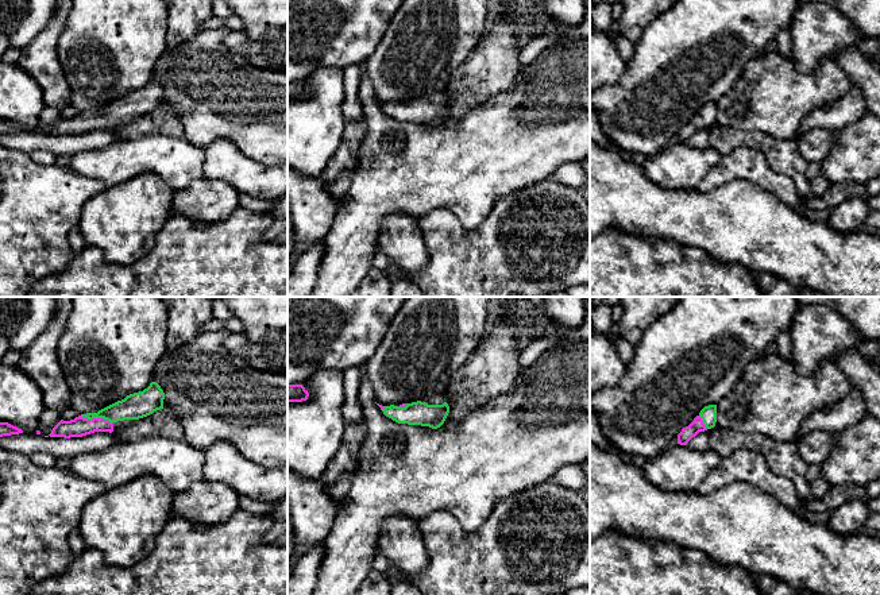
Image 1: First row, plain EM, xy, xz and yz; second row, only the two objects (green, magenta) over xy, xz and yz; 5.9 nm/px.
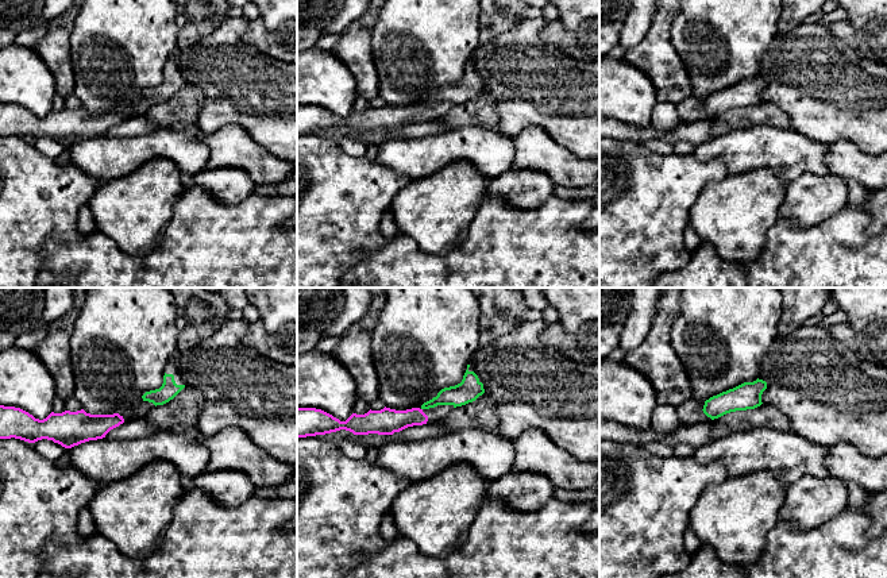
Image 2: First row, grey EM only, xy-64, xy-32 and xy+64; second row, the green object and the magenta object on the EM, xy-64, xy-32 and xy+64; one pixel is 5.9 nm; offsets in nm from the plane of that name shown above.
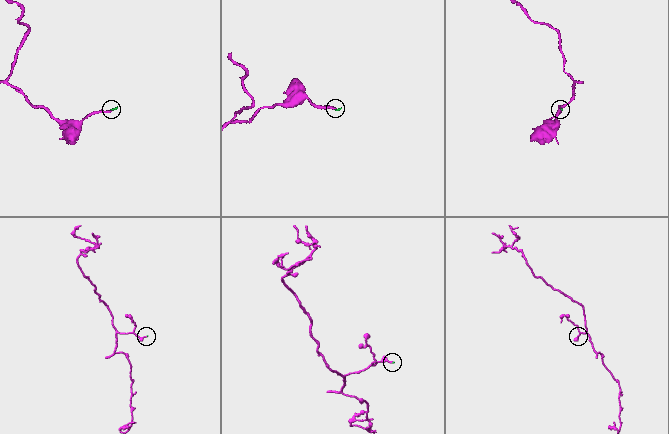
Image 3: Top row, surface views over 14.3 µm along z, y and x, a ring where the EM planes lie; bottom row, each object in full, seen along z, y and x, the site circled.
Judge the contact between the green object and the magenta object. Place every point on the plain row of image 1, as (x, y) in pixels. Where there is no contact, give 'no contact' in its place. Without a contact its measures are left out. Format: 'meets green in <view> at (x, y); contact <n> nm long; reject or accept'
meets green in xy at (96, 115); contact 200 nm long; accept

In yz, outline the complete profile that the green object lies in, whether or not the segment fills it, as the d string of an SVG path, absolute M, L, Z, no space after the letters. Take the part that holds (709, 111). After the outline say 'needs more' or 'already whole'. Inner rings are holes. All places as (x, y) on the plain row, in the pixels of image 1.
M717 103L705 104L694 119L682 127L678 132L678 142L687 143L699 130L705 130L715 124L717 120Z; needs more

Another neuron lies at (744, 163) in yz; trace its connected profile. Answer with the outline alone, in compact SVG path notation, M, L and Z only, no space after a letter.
M745 146L722 157L695 189L705 193L733 181L748 181L791 209L800 208L802 200L795 182L775 171L761 151Z

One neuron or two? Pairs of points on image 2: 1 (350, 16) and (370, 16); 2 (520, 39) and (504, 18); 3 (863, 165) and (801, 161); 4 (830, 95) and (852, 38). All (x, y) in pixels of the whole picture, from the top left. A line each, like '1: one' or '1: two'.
1: two
2: two
3: two
4: two

